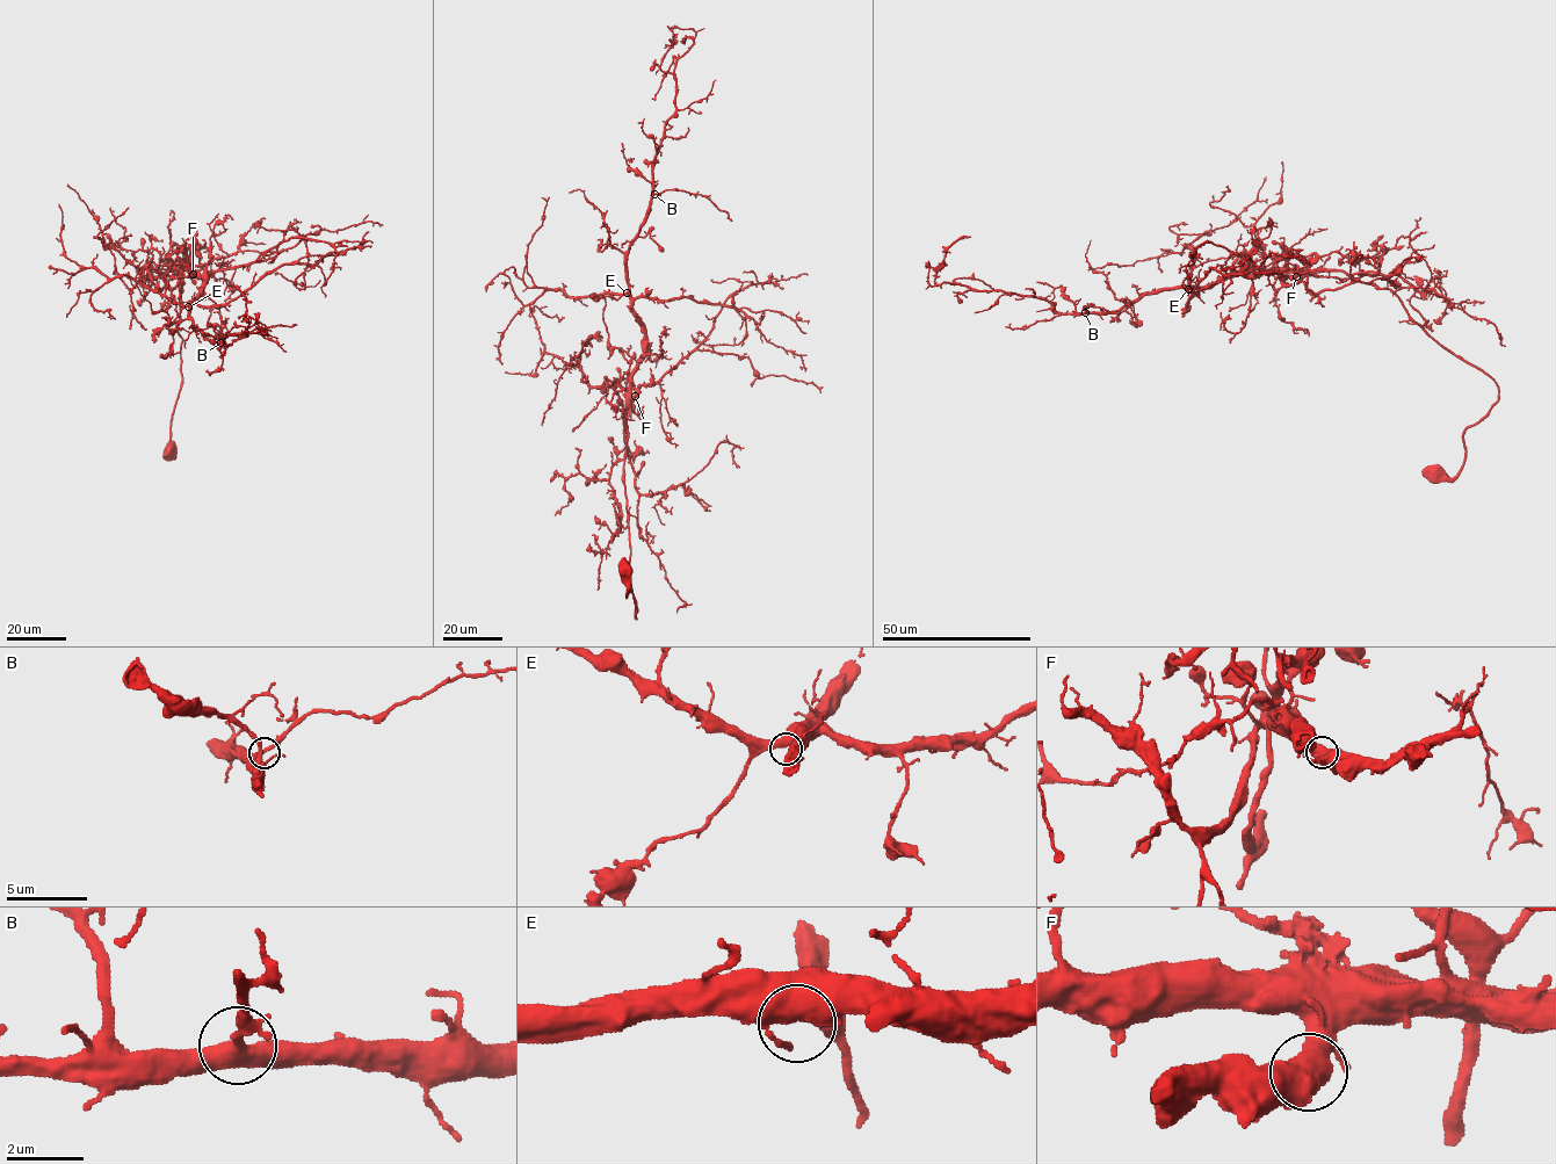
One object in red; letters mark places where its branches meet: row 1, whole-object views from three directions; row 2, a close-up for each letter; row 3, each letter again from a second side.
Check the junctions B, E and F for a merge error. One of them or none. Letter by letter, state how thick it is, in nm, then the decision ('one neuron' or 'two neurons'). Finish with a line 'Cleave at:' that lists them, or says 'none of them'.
B: calibre 380 nm; one neuron
E: calibre 500 nm; one neuron
F: calibre 700 nm; one neuron
Cleave at: none of them

